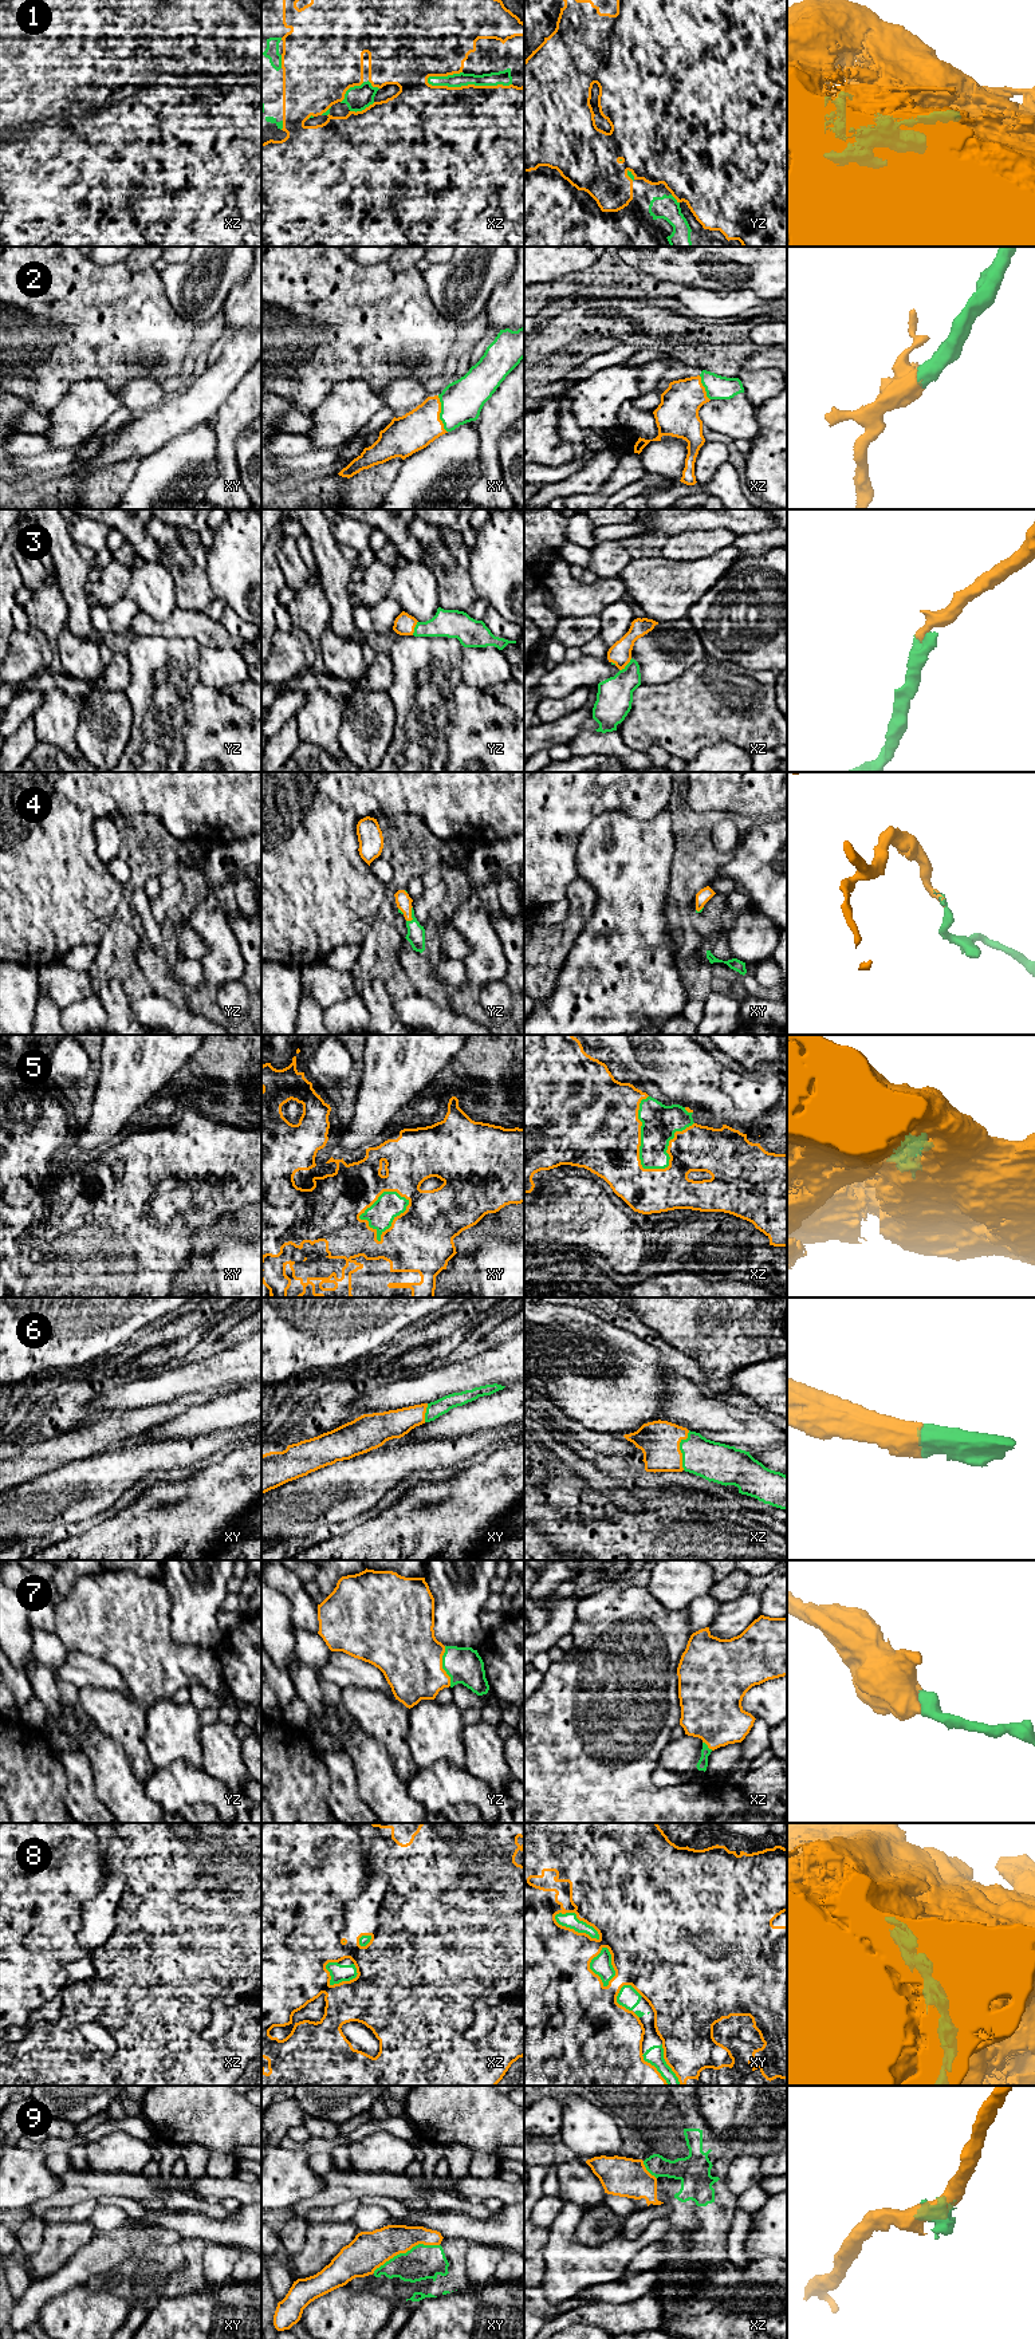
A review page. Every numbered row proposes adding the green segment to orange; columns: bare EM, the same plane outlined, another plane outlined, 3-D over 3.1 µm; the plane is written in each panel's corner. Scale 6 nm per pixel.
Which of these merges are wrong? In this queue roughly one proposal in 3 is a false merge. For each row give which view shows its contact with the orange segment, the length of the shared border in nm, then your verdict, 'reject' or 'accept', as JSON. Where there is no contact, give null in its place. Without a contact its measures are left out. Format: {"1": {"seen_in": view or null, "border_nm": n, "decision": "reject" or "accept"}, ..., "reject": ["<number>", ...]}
{"1": {"seen_in": "xz", "border_nm": 500, "decision": "accept"}, "2": {"seen_in": "xy", "border_nm": 240, "decision": "accept"}, "3": {"seen_in": "xz", "border_nm": 110, "decision": "accept"}, "4": {"seen_in": "yz", "border_nm": 100, "decision": "accept"}, "5": {"seen_in": "xz", "border_nm": 460, "decision": "accept"}, "6": {"seen_in": "xz", "border_nm": 240, "decision": "accept"}, "7": {"seen_in": "yz", "border_nm": 240, "decision": "accept"}, "8": {"seen_in": "xy", "border_nm": 320, "decision": "accept"}, "9": {"seen_in": "xy", "border_nm": 440, "decision": "reject"}, "reject": ["9"]}

